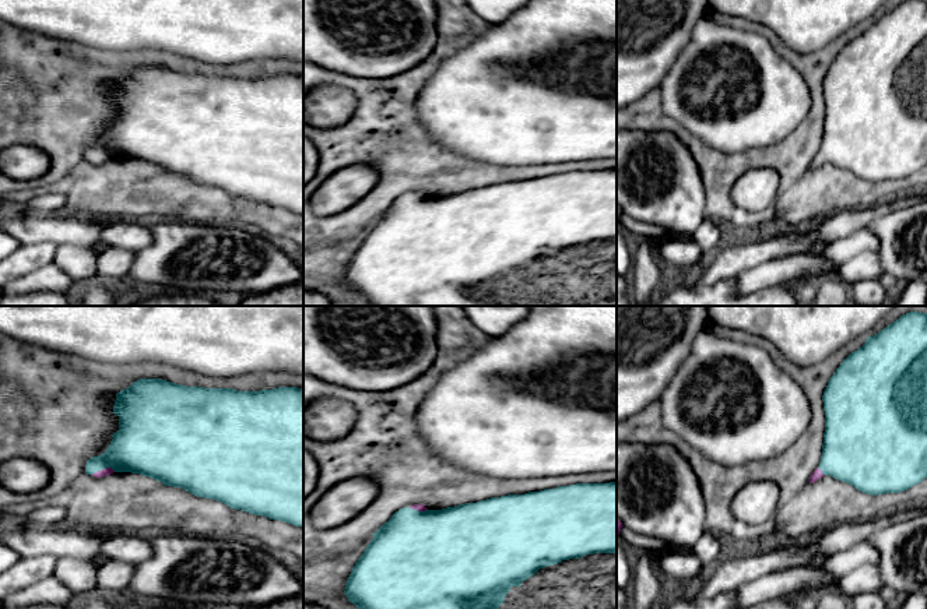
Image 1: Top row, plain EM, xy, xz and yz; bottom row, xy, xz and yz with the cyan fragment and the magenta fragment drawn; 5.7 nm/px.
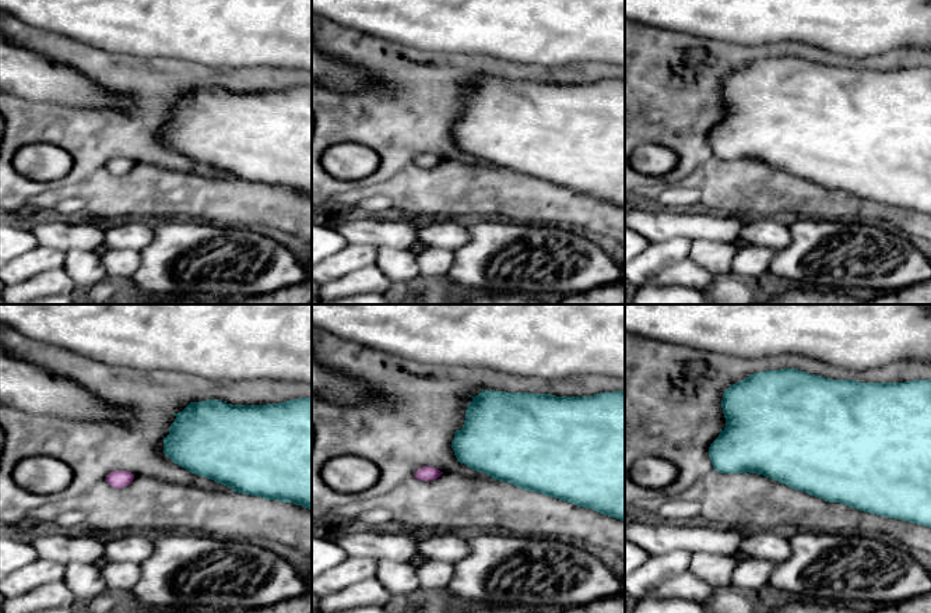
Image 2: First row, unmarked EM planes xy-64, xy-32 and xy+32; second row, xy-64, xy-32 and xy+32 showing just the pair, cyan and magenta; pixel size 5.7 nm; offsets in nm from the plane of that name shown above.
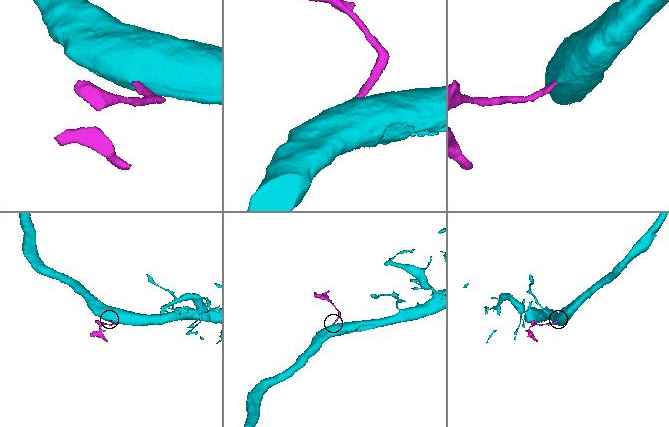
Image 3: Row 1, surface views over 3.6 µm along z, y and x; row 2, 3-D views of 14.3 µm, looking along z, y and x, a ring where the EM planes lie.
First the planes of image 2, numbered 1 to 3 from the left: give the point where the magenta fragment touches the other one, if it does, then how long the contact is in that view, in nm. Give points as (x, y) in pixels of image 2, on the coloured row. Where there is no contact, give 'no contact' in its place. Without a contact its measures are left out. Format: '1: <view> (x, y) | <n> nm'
1: no contact
2: no contact
3: no contact

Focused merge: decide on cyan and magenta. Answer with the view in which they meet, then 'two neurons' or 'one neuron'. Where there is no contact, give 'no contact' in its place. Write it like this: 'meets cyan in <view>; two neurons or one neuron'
meets cyan in xy; one neuron

